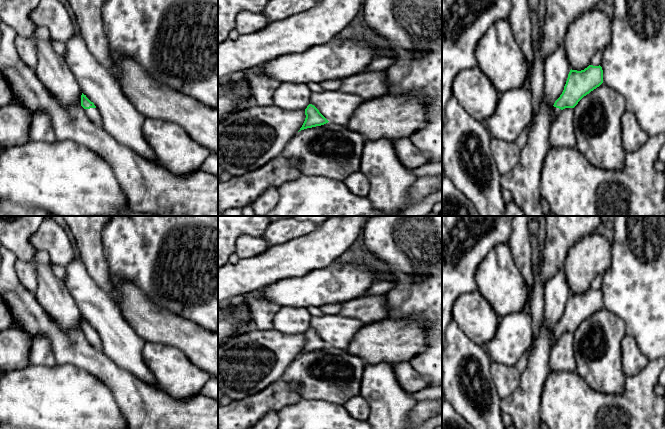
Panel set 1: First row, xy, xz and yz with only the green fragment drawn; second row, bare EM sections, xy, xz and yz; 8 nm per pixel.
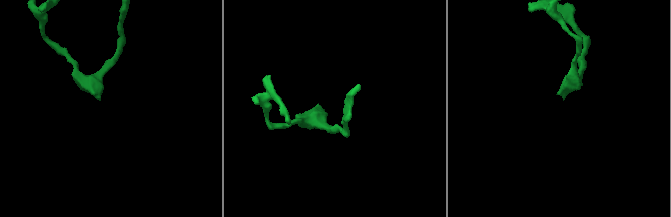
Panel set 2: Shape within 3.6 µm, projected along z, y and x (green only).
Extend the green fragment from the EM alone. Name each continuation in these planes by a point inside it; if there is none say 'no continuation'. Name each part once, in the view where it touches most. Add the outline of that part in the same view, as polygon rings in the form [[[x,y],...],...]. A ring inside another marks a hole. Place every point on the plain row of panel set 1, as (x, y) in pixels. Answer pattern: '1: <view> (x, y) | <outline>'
1: xy (93, 338) | [[[97,332],[84,333],[88,342],[98,351],[103,351],[101,338]]]

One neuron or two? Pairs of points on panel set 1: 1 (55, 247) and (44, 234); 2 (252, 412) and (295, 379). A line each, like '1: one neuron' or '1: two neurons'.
1: one neuron
2: two neurons

